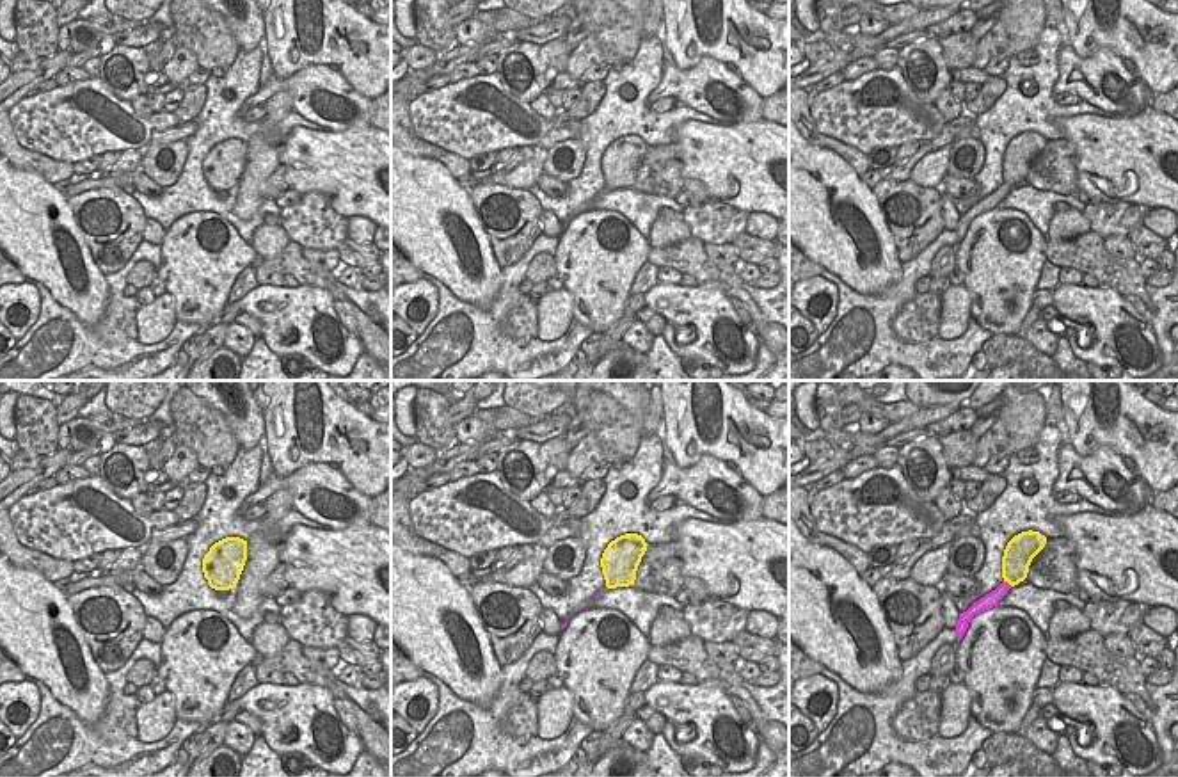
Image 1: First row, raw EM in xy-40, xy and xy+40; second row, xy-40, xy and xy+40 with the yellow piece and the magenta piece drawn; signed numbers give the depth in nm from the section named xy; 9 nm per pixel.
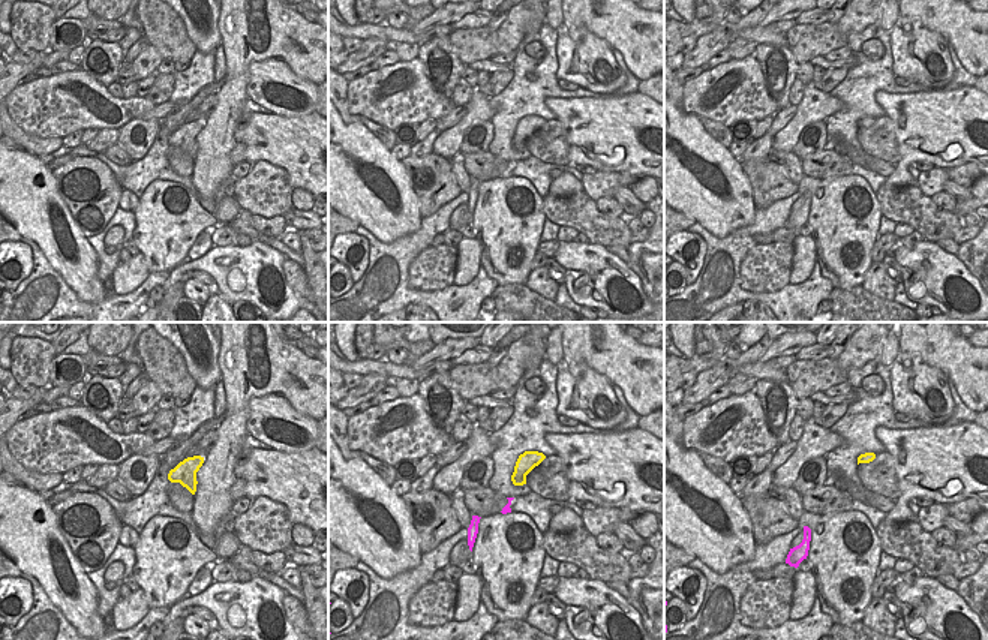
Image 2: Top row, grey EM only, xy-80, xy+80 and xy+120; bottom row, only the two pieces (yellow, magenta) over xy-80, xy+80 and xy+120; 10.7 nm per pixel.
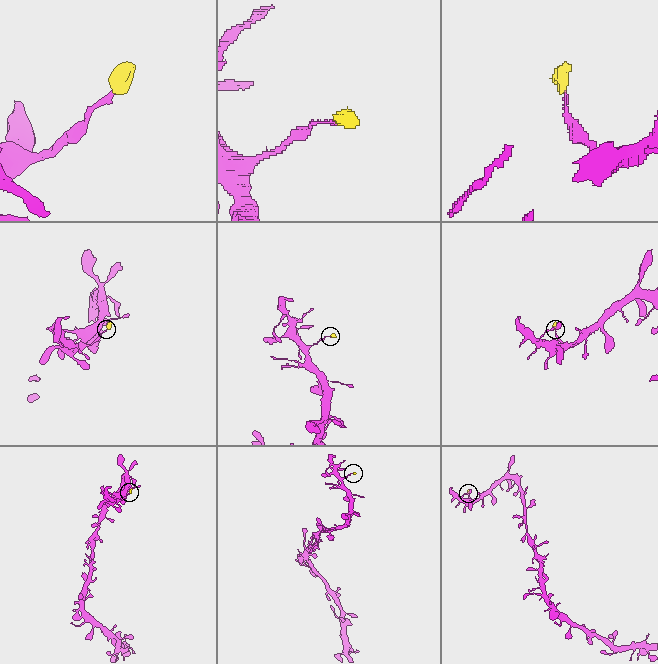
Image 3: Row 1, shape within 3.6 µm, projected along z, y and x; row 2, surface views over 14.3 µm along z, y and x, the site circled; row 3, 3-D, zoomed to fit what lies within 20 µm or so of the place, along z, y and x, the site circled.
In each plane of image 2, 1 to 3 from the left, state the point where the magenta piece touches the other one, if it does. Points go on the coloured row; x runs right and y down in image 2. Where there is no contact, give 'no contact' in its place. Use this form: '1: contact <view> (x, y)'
1: no contact
2: no contact
3: no contact

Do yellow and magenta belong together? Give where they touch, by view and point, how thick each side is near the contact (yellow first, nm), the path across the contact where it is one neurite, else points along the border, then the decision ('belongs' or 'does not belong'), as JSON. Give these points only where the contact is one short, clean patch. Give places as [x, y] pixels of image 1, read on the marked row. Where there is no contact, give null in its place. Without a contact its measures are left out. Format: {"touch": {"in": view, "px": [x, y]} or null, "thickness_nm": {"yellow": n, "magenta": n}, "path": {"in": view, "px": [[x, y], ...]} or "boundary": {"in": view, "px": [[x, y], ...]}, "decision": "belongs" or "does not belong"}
{"touch": {"in": "xy+40", "px": [1008, 582]}, "thickness_nm": {"yellow": 260, "magenta": 130}, "path": {"in": "xy+40", "px": [[1017, 557], [1008, 582], [990, 600]]}, "decision": "belongs"}

